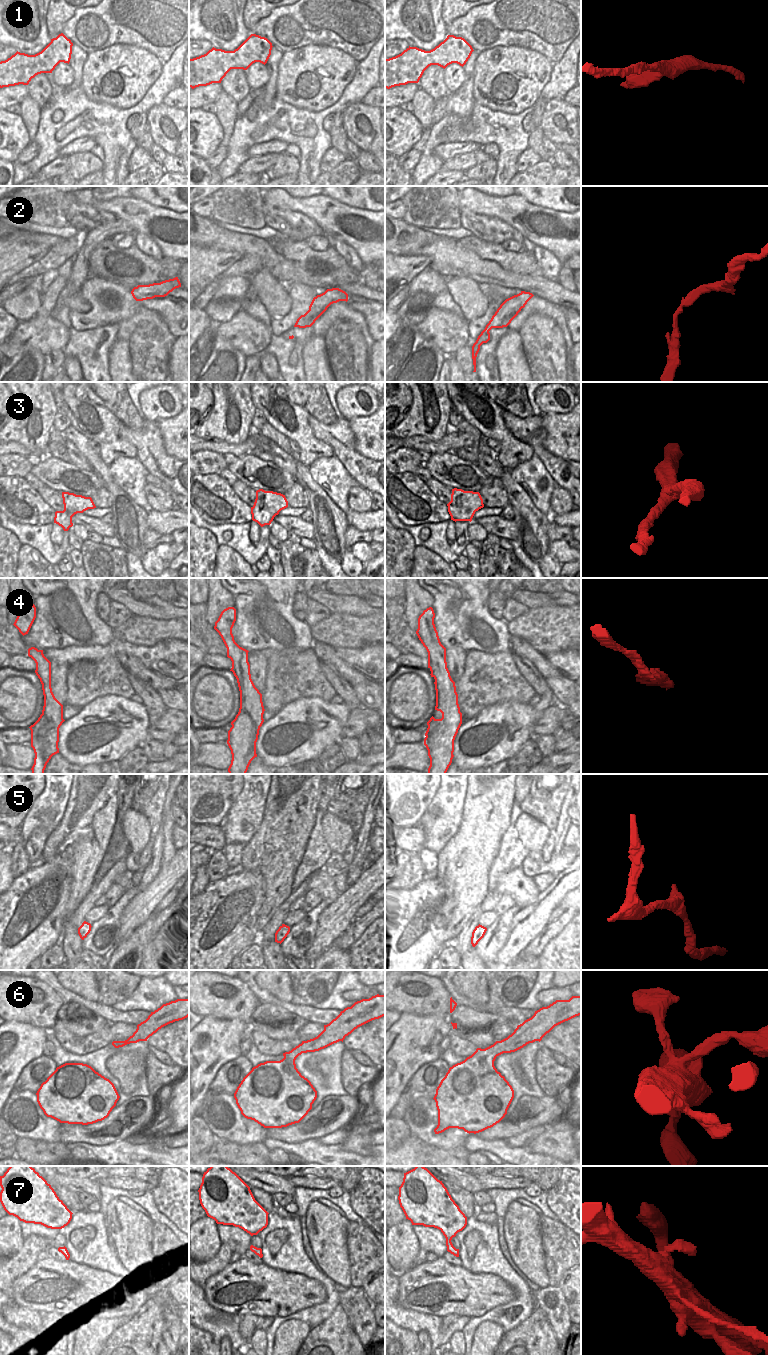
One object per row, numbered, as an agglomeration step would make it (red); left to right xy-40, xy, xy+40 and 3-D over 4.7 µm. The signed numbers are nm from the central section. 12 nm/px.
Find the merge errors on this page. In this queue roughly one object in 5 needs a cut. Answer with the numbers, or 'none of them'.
none of them.

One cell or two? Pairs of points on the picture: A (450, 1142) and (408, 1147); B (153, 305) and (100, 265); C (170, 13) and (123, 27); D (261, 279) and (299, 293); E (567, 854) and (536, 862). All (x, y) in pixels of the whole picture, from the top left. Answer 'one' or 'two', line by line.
A: two
B: two
C: one
D: two
E: one

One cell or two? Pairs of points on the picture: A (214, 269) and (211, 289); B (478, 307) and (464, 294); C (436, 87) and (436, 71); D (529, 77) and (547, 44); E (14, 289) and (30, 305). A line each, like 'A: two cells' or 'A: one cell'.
A: two cells
B: one cell
C: one cell
D: two cells
E: two cells

